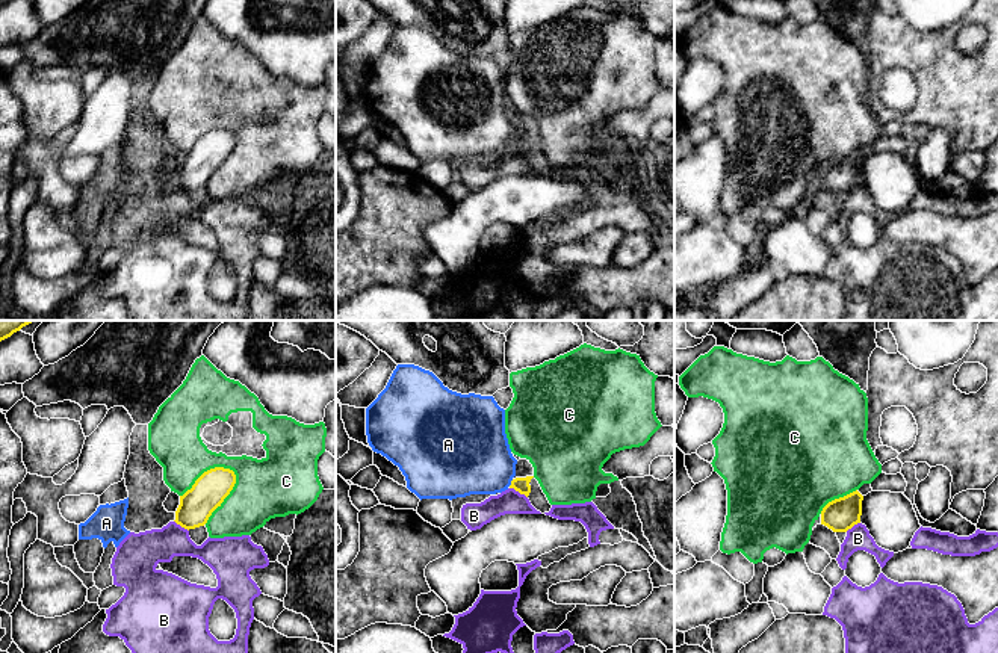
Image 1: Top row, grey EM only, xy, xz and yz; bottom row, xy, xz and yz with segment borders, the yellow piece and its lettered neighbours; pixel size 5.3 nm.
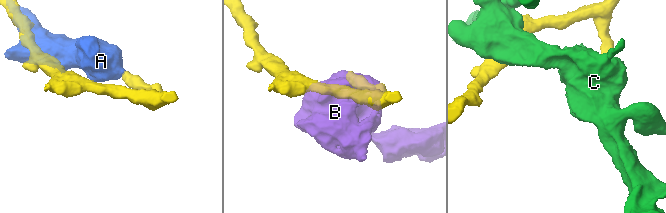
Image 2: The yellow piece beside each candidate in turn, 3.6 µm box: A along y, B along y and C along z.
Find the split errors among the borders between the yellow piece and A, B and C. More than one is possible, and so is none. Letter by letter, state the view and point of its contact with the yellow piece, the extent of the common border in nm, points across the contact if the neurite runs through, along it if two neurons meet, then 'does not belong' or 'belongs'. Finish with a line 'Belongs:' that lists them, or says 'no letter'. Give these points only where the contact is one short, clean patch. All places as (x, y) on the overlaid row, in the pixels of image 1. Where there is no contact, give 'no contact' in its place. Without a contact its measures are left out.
A: meets yellow in xz at (511, 482); contact 50 nm long; runs through xz (519, 484), (511, 482), (498, 476), (472, 457); belongs
B: meets yellow in xz at (519, 492); contact 110 nm long; border along xz (510, 487), (526, 498); does not belong
C: meets yellow in xy at (227, 495); contact 340 nm long; does not belong
Belongs: A

